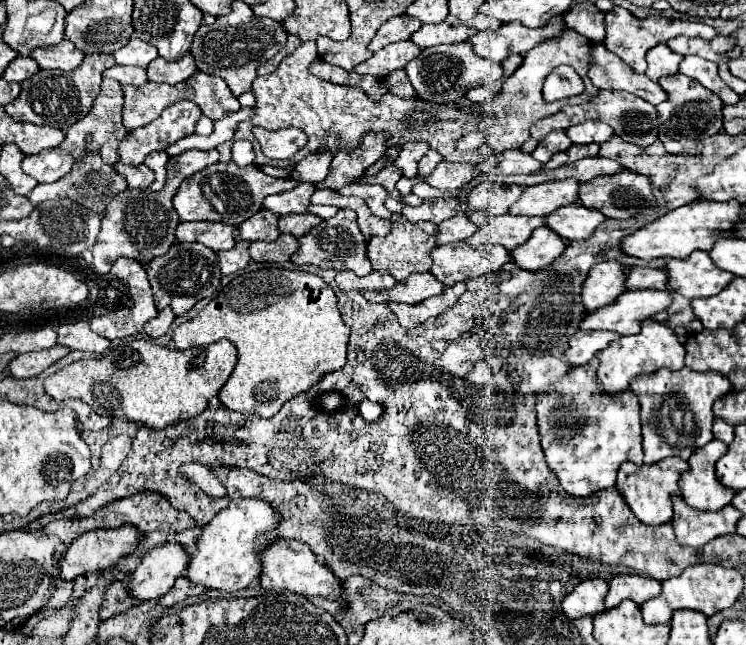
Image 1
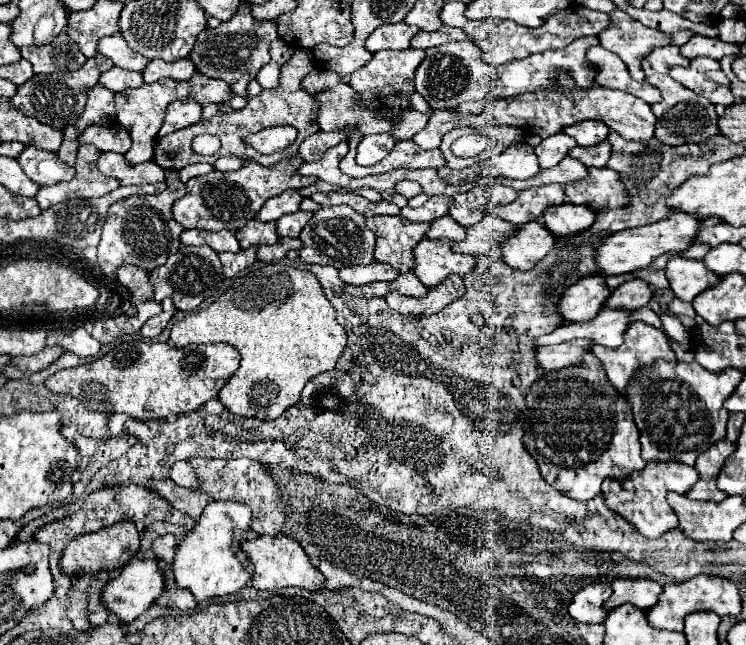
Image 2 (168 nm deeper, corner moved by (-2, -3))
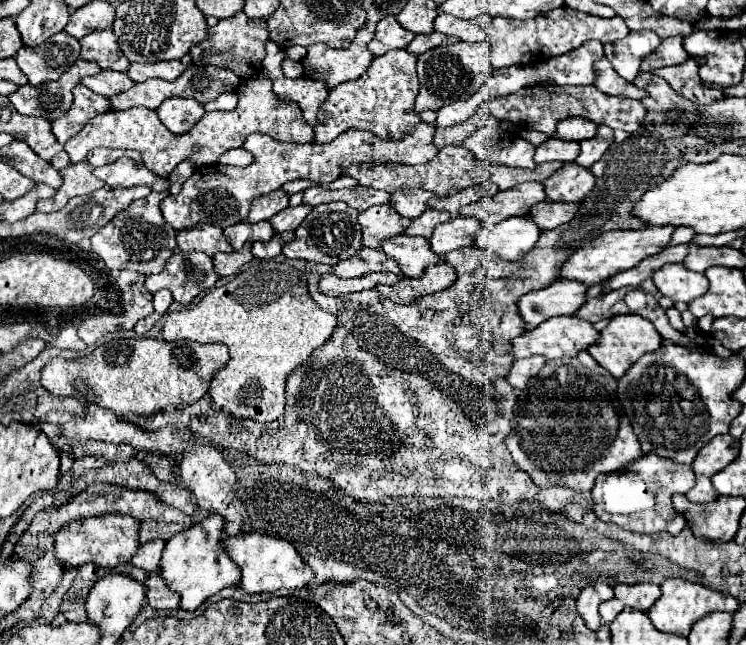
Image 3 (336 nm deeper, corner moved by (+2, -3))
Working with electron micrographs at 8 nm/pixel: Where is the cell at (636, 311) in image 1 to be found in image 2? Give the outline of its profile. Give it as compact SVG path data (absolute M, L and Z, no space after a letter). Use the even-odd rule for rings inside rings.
M604 307L594 319L584 323L564 323L554 333L536 339L536 345L556 345L572 339L590 339L598 345L620 347L624 341L624 333L632 323L630 309L610 309Z

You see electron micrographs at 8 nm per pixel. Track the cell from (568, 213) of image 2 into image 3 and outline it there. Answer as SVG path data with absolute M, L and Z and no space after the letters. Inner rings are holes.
M540 201L532 207L528 217L538 225L538 229L554 229L562 223L568 223L578 211L578 203L554 203L554 201Z

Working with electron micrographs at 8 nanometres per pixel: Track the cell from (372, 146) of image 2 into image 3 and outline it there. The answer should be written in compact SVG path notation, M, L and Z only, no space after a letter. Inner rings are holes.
M406 49L388 51L382 57L374 57L368 75L364 79L342 83L330 89L326 101L318 109L318 119L314 127L314 143L328 143L336 139L346 129L366 129L384 139L400 139L412 123L420 123L420 117L412 111L414 97L418 93L416 77L416 55Z

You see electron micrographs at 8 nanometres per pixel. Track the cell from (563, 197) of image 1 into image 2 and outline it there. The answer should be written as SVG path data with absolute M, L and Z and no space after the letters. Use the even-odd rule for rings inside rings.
M544 185L544 187L520 191L516 201L512 201L510 205L492 209L492 213L504 221L524 225L528 221L542 217L542 213L548 207L562 205L562 203L564 203L564 187L562 185Z

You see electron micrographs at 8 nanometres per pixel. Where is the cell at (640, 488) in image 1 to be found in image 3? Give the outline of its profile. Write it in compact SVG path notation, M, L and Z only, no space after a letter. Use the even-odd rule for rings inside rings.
M646 453L634 459L624 471L612 475L600 475L592 489L594 513L606 521L616 523L622 529L634 533L660 533L668 531L678 535L686 527L684 515L680 515L672 505L674 493L686 493L694 485L694 471L690 465L674 463L672 459L664 459L660 455Z

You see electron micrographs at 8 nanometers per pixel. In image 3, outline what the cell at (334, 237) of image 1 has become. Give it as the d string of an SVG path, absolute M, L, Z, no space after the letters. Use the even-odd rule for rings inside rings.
M334 201L334 203L314 207L308 213L308 217L302 221L302 225L294 231L294 235L296 235L294 241L282 247L282 253L292 259L306 259L316 263L336 265L340 263L340 259L348 259L348 255L354 255L362 247L358 211L348 207L344 201Z

